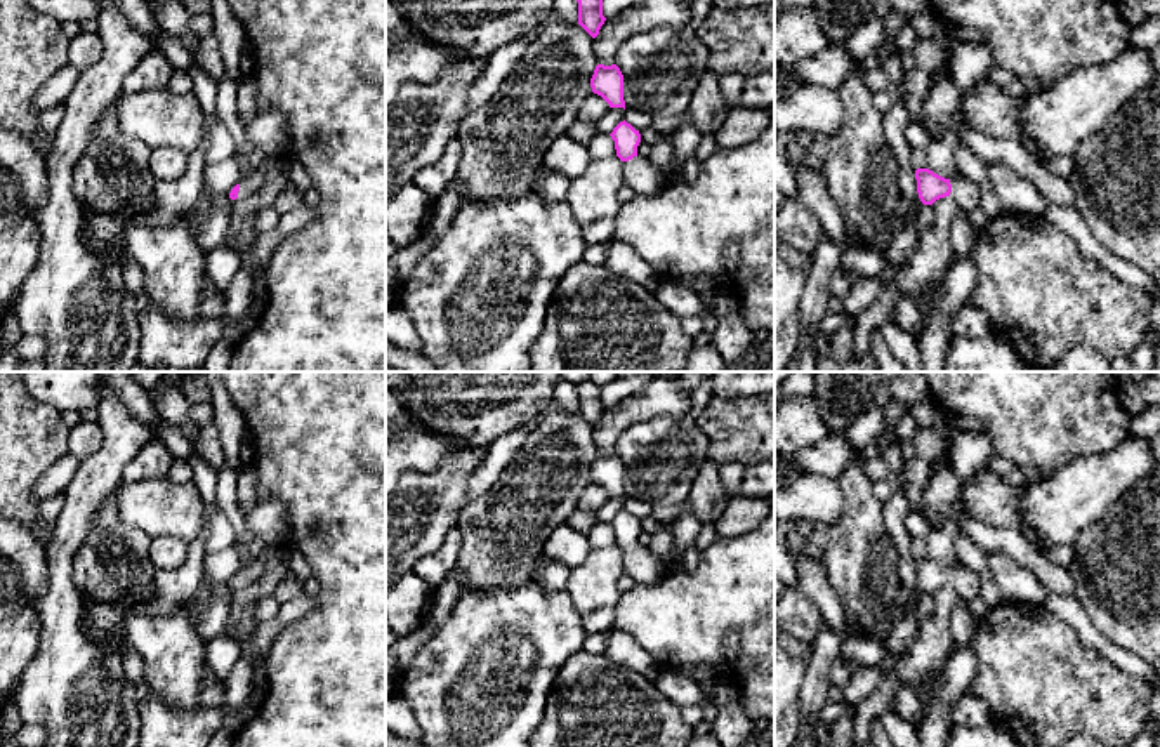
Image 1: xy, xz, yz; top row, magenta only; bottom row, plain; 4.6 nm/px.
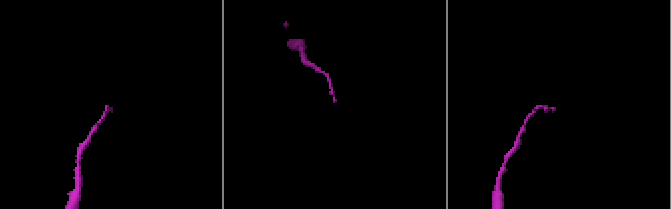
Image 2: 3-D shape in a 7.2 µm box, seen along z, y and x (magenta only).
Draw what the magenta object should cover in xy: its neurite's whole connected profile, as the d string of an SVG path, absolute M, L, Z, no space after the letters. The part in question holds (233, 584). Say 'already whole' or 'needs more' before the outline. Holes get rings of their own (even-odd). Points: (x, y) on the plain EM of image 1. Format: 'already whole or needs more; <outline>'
needs more; M262 556L252 558L248 563L241 565L240 572L231 578L229 587L247 587L257 582L264 573Z

